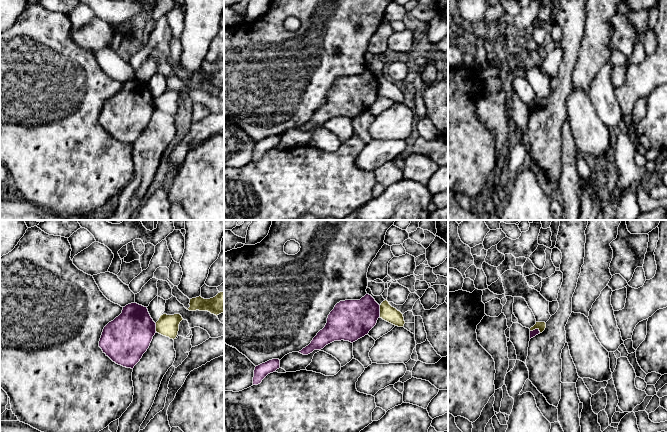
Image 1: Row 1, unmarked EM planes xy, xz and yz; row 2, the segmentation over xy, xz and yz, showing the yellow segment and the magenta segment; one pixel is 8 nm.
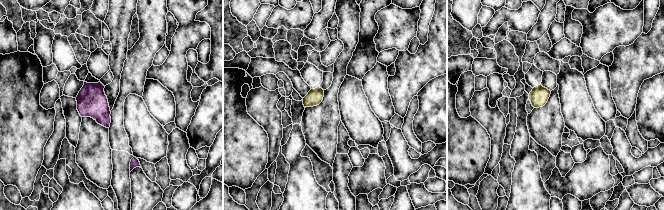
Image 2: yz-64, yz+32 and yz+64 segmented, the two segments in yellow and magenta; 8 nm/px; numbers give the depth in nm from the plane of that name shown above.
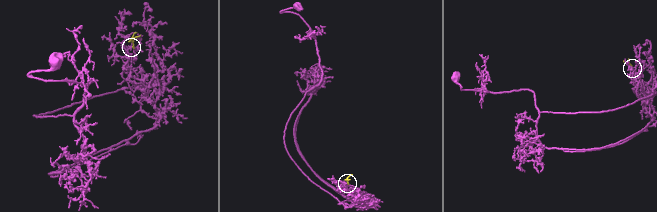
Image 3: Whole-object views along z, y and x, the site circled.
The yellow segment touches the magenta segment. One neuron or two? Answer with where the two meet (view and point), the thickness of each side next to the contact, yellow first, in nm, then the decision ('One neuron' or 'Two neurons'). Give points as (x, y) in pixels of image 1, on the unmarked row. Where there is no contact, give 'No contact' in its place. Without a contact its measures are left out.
Touches yellow at yz (535, 104). Thickness 70 nm (yellow) against 50 nm. Two neurons

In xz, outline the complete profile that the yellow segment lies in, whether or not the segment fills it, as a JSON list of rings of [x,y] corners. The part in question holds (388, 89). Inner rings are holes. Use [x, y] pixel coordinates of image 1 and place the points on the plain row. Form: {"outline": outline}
{"outline": [[[387,76],[380,81],[380,94],[398,103],[403,103],[405,100],[403,90],[392,83]]]}

